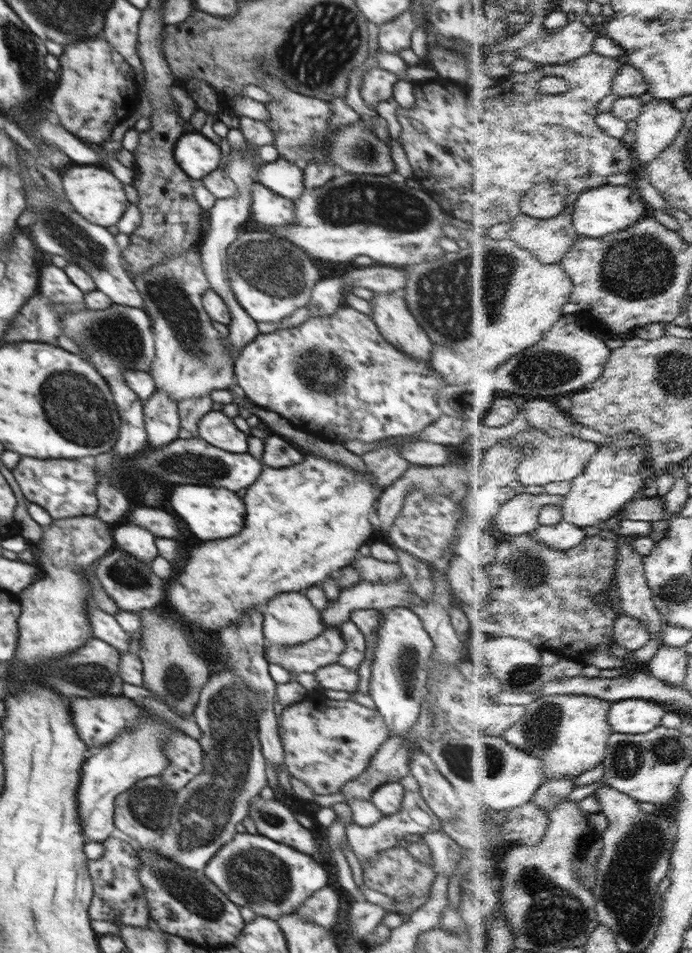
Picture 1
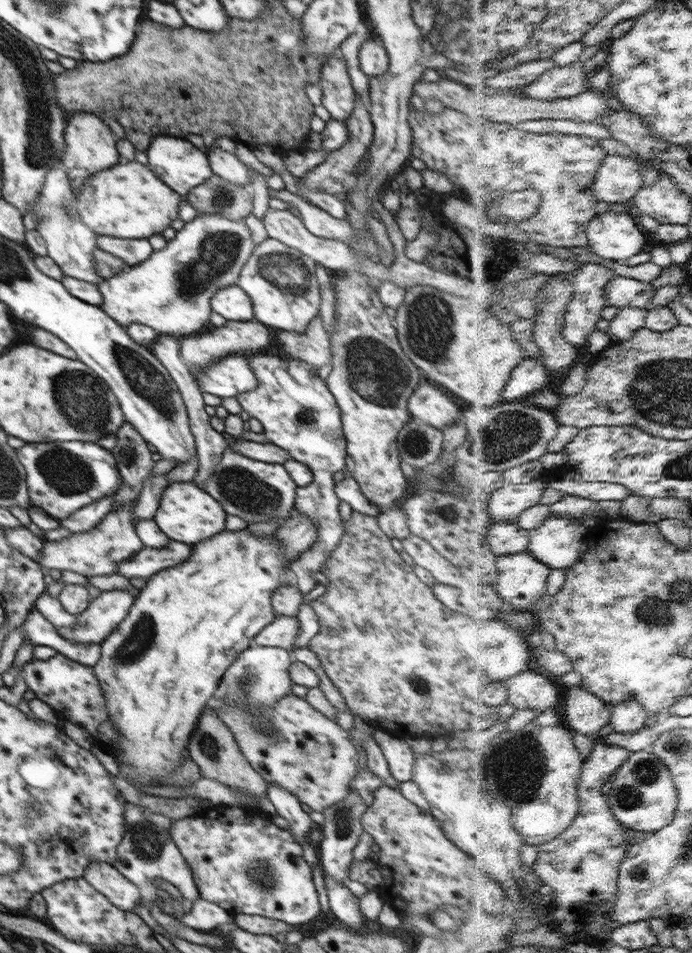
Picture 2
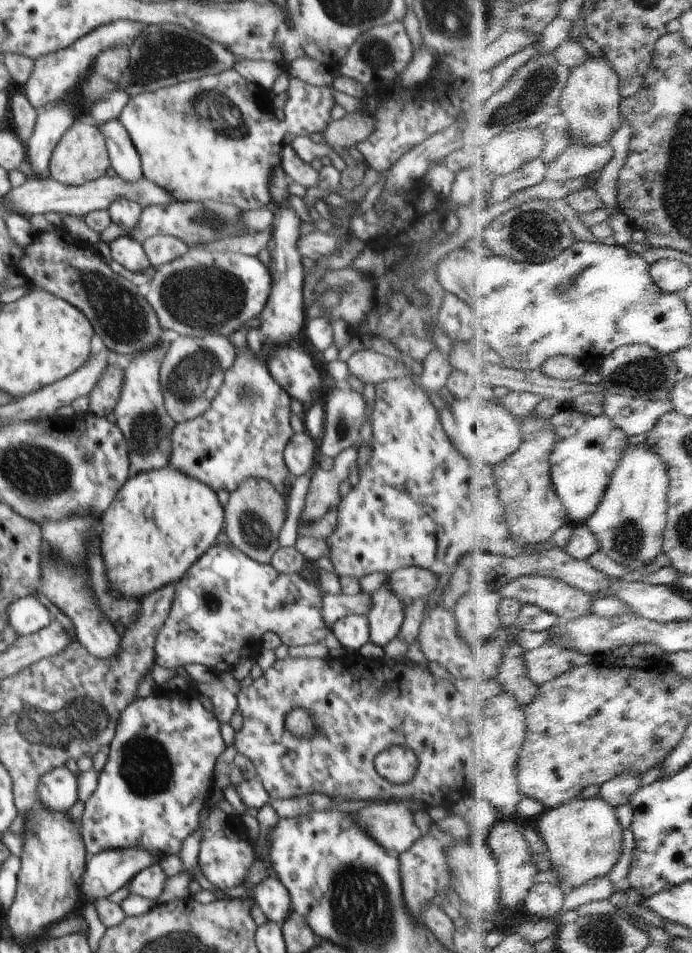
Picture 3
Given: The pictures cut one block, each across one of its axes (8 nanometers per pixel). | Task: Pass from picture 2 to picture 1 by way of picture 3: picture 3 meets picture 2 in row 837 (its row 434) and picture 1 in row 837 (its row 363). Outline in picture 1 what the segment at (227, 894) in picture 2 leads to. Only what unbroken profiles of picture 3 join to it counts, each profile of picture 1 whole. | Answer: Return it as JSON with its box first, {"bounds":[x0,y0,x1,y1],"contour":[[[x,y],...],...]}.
{"bounds":[202,832,332,920],"contour":[[[236,832],[202,871],[238,908],[246,906],[272,920],[297,911],[313,892],[332,884],[326,870],[312,856],[260,833]]]}

